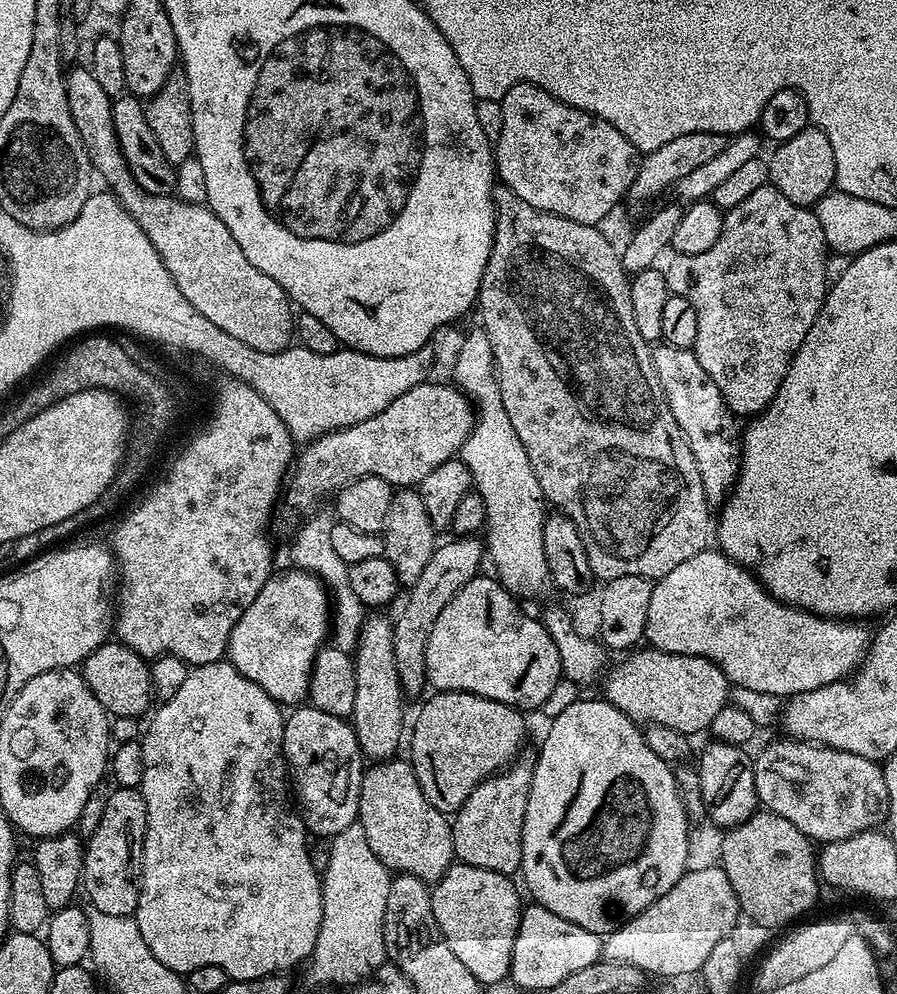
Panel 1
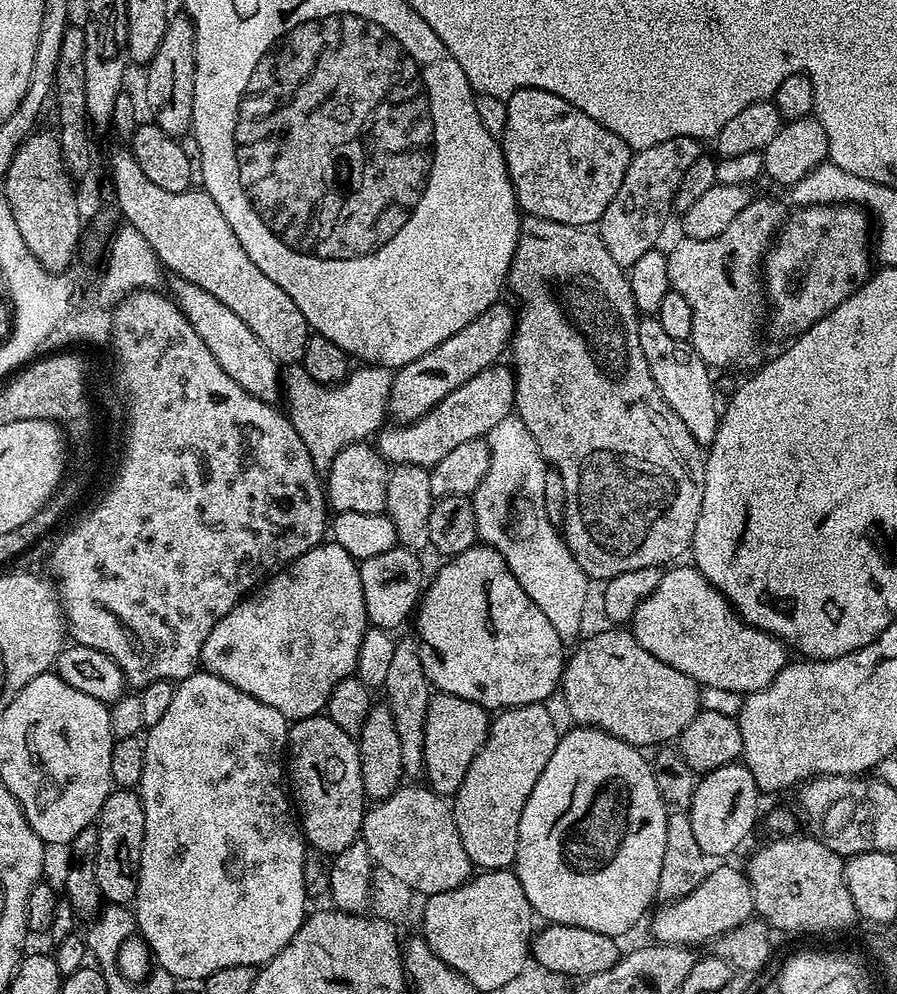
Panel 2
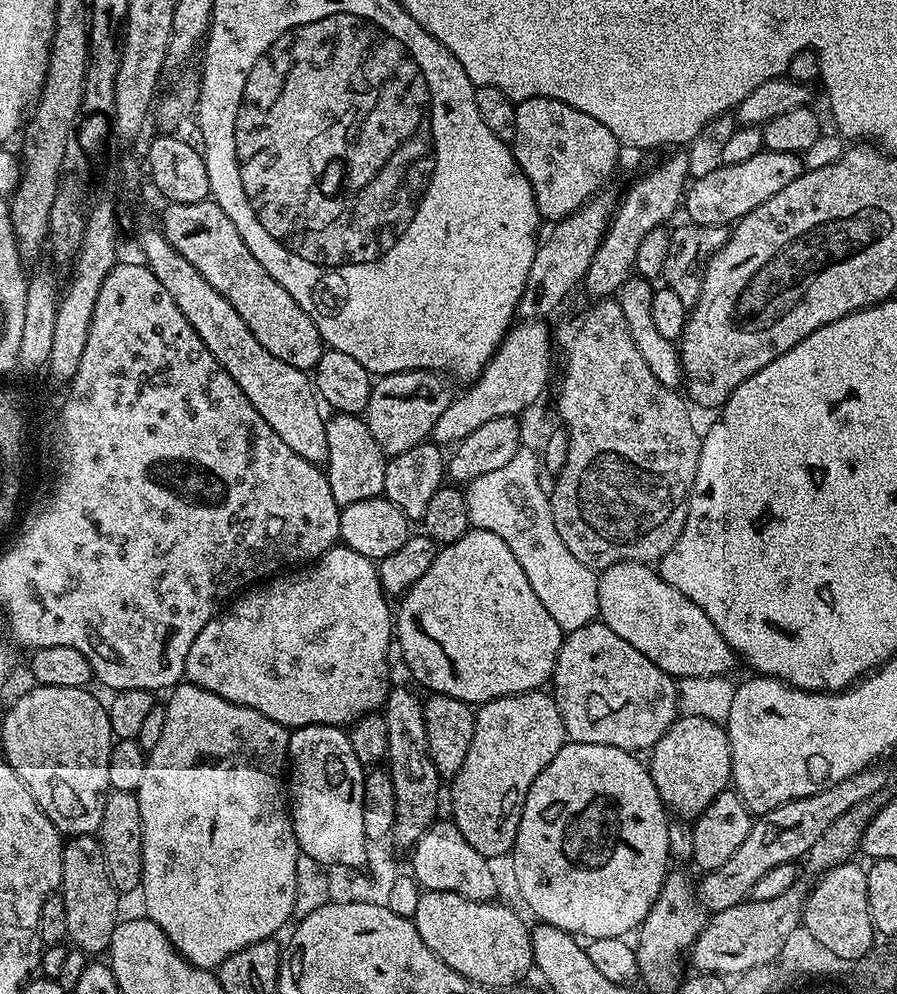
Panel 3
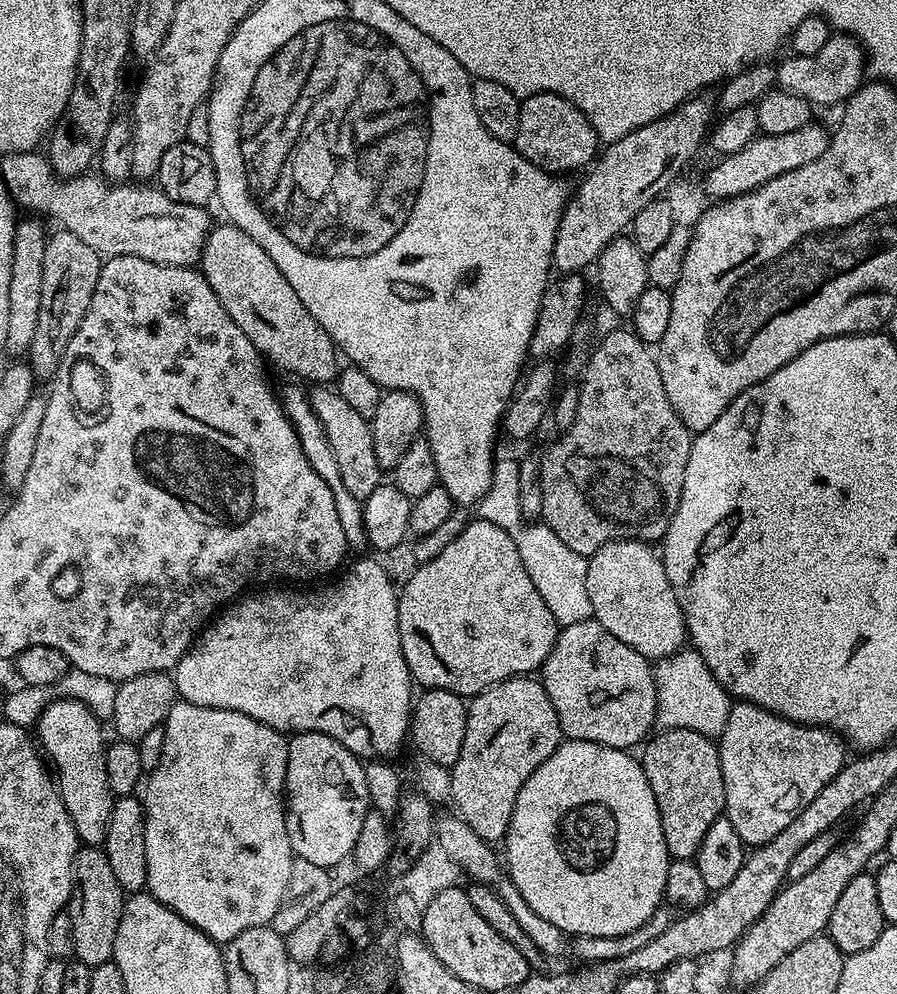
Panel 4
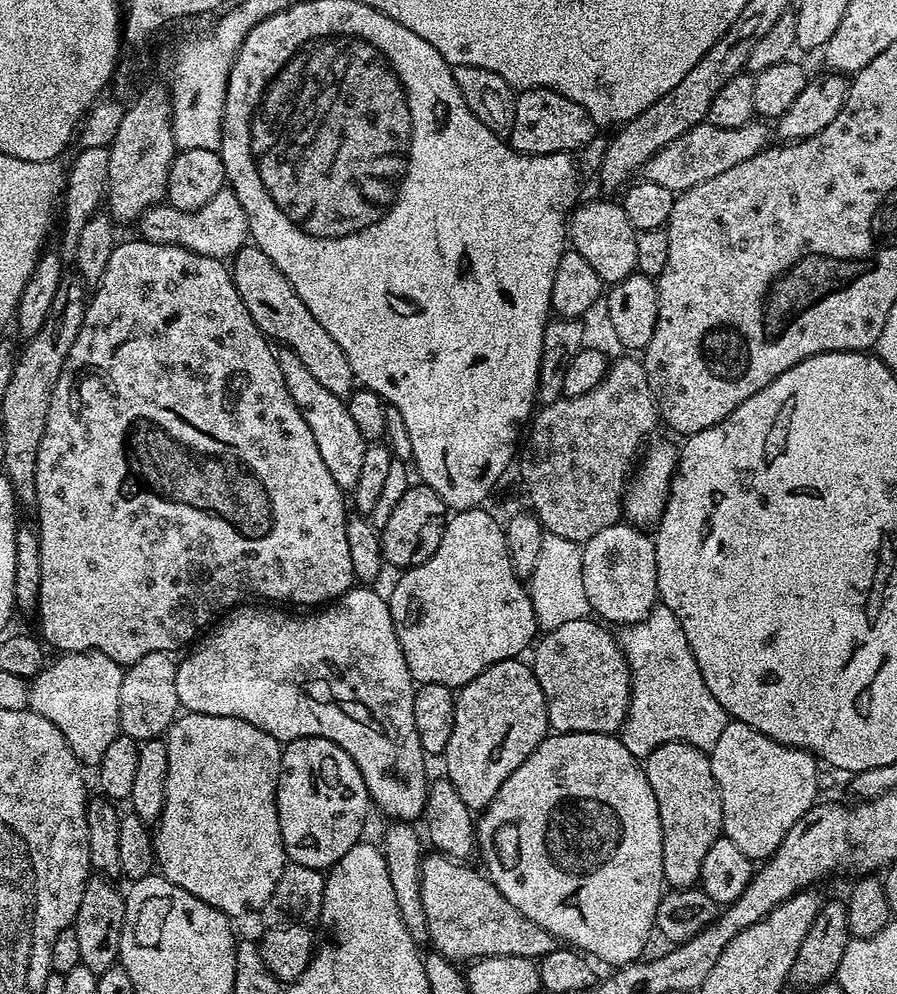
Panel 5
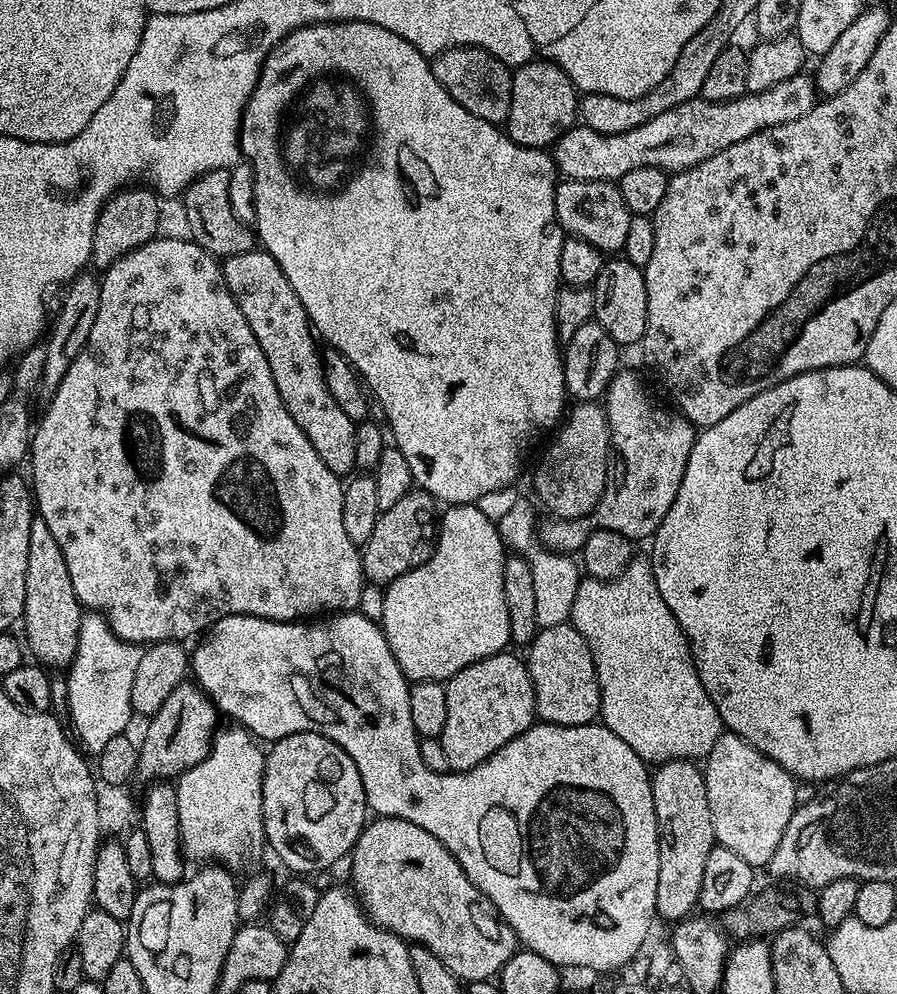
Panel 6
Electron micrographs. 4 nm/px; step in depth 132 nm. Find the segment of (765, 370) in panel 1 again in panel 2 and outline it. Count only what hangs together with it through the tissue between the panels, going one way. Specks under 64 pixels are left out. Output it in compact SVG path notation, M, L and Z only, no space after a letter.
M757 195L745 208L738 210L738 214L734 214L730 226L726 226L718 238L699 240L684 236L672 249L667 249L671 291L682 294L682 298L686 298L690 305L690 314L694 314L690 341L692 349L713 369L737 368L738 371L747 373L759 368L762 363L760 332L762 336L762 321L766 316L766 304L762 299L762 265L764 255L771 248L785 219L786 211L778 201Z

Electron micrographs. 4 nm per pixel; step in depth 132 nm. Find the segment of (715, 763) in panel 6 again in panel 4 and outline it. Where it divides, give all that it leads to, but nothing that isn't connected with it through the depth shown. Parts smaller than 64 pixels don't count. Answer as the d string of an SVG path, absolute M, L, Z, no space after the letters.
M743 702L733 703L718 747L724 783L723 815L746 846L759 846L782 834L846 763L846 744L837 733L795 724L762 706Z

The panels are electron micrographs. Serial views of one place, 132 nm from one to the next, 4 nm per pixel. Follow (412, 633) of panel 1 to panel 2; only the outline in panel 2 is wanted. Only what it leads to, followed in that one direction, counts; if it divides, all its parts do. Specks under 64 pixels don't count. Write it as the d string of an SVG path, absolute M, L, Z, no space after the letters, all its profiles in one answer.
M415 639L396 640L394 655L390 662L386 682L382 689L386 694L386 703L390 714L394 714L394 727L398 733L398 743L402 750L402 770L405 777L424 776L424 727L426 726L426 710L432 701L434 692L426 678L426 670L422 666L420 646Z

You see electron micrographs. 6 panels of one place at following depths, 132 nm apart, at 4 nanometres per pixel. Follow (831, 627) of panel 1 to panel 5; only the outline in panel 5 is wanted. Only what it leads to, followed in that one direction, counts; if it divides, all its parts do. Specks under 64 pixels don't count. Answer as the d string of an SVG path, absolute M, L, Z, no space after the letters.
M617 522L606 526L606 530L598 530L598 534L585 540L581 547L582 586L586 586L589 609L609 625L634 624L644 619L658 603L656 542L646 533L628 522Z

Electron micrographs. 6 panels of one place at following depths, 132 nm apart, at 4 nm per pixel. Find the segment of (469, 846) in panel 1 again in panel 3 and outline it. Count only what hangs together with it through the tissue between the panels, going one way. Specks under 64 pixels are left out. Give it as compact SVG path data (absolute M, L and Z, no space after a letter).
M544 690L491 700L479 705L474 715L474 734L470 738L470 750L466 750L466 762L462 762L458 774L450 780L450 820L470 846L489 858L511 853L526 794L534 786L534 778L562 750L566 737L556 701Z

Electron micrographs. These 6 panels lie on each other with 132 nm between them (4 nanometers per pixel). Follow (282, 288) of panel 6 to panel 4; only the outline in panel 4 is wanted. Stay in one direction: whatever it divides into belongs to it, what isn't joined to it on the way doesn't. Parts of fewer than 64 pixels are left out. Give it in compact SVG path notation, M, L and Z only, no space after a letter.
M316 386L308 392L309 402L313 406L314 414L322 424L326 439L330 442L330 449L334 452L335 461L338 462L338 471L341 480L347 490L350 490L354 498L363 501L374 494L374 490L382 483L382 469L378 466L378 460L374 458L374 438L372 437L372 425L369 421L353 410L338 394L335 387Z

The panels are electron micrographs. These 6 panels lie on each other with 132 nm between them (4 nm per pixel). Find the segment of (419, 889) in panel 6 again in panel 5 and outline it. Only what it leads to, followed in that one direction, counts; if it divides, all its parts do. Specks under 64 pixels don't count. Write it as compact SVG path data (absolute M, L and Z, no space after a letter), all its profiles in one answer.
M443 854L425 855L420 862L420 889L422 890L422 906L426 908L426 922L430 930L430 944L445 959L453 962L471 962L485 960L487 956L521 956L527 960L539 961L558 947L558 941L550 930L538 926L538 922L530 922L526 914L514 910L506 898L496 889L483 871L475 872L467 868L467 863L454 860Z

